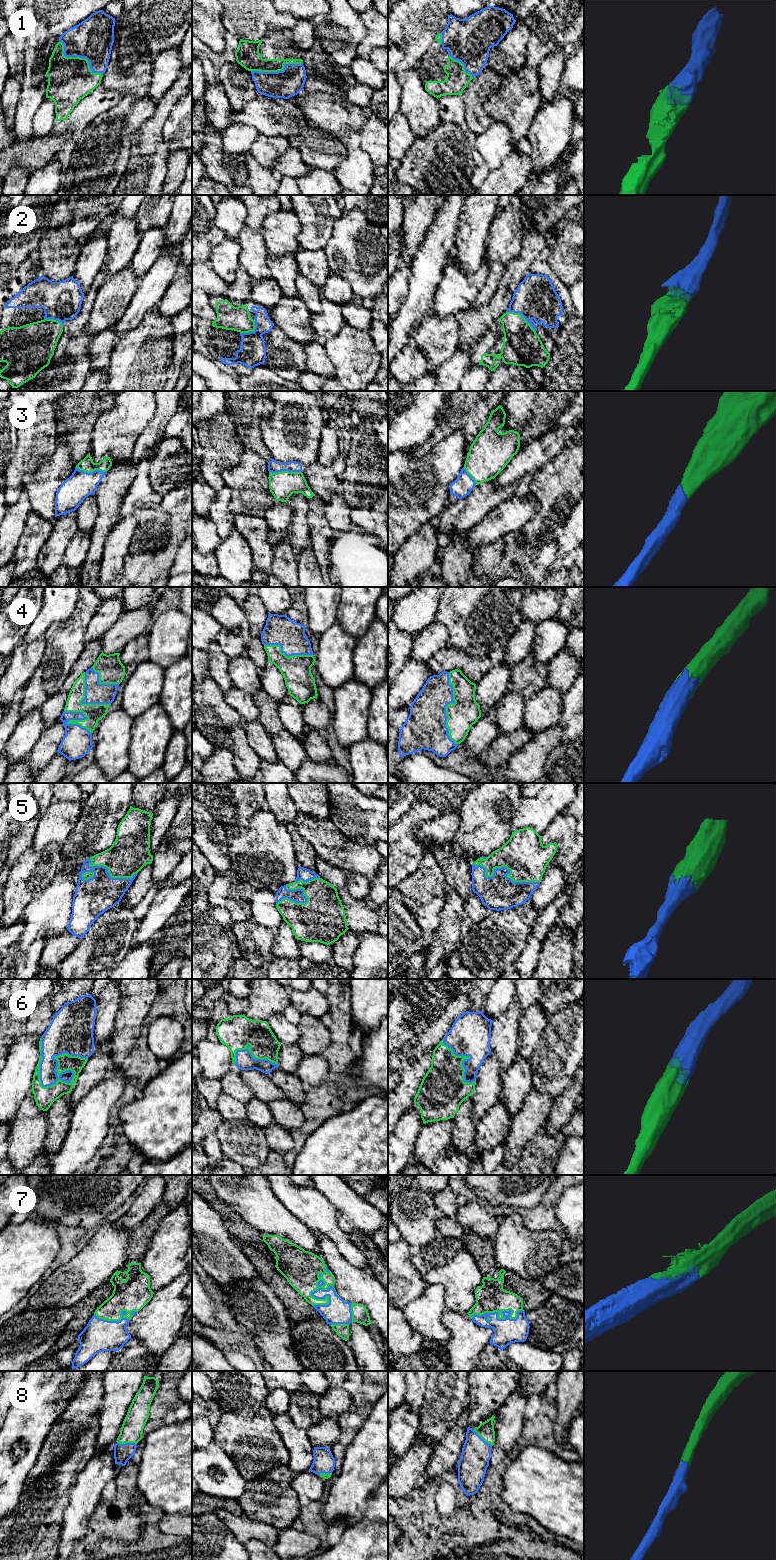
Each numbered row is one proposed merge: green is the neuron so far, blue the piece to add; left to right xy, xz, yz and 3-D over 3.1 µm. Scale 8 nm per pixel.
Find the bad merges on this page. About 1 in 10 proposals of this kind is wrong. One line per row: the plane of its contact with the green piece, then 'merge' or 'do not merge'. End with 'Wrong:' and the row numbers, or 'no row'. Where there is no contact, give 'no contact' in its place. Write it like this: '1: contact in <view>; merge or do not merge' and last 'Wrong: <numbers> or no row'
1: contact in xy; merge
2: contact in yz; merge
3: contact in xz; merge
4: contact in yz; merge
5: contact in yz; merge
6: contact in xy; merge
7: contact in xz; merge
8: contact in xy; merge
Wrong: no row

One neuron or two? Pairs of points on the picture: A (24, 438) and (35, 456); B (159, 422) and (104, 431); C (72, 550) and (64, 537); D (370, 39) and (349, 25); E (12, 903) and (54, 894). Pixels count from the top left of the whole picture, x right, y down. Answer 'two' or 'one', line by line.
A: one
B: two
C: two
D: two
E: two

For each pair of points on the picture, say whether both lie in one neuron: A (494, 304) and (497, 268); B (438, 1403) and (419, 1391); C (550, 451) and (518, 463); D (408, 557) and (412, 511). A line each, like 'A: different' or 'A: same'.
A: different
B: different
C: same
D: different

